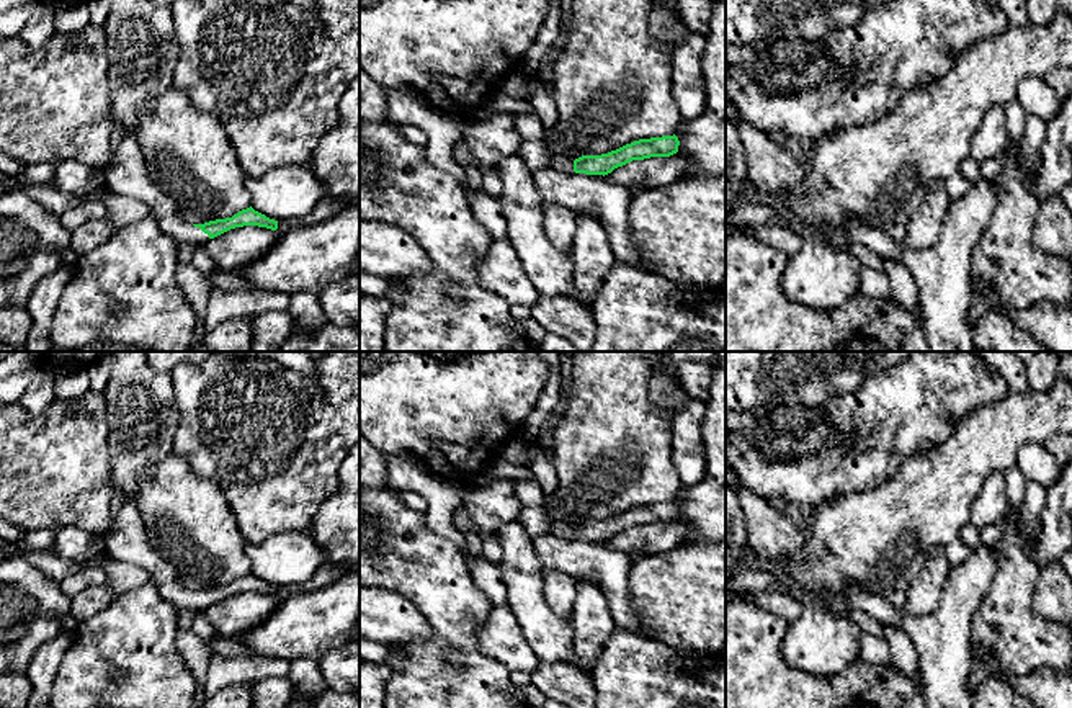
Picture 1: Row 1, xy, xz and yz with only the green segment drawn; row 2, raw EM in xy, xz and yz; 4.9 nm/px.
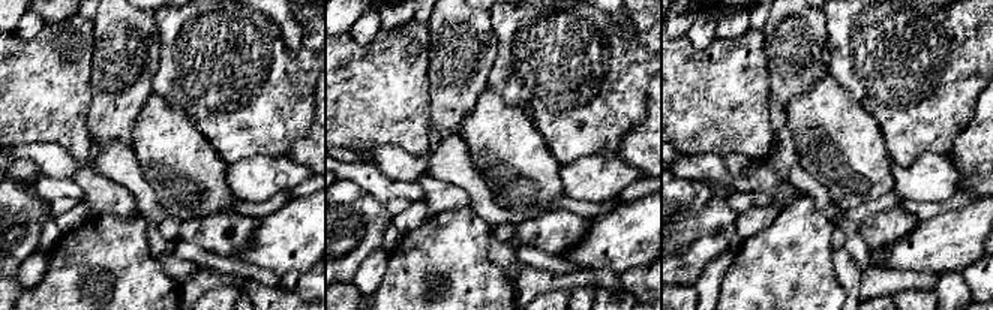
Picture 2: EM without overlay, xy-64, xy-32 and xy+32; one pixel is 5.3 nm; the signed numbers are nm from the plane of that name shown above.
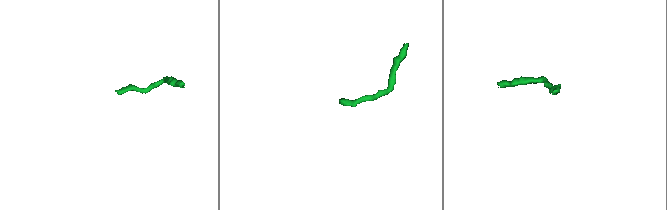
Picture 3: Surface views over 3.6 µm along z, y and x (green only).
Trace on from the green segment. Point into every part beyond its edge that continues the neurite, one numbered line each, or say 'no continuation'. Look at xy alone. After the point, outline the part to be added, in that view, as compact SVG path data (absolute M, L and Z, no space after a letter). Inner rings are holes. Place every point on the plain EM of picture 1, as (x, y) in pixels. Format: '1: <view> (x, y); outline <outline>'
1: xy (128, 540); outline M124 502L105 535L105 549L123 562L142 567L155 584L159 595L178 610L204 610L209 602L181 585L170 566L150 544L144 520L132 502Z

